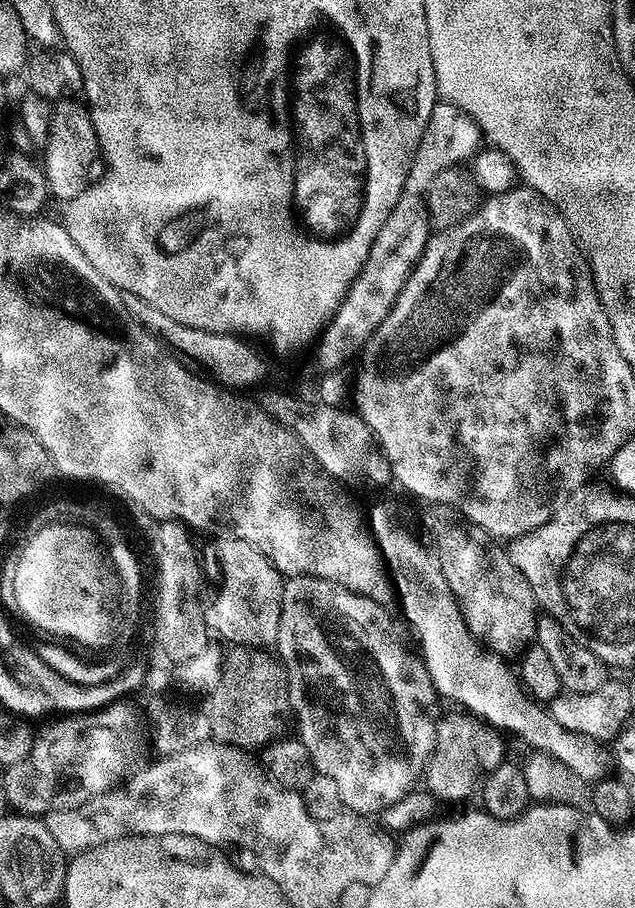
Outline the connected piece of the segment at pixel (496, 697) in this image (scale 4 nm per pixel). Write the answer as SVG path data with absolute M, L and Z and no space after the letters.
M374 505L366 520L437 697L441 701L453 700L456 703L453 705L501 734L517 736L528 750L558 758L558 762L570 766L578 778L595 782L607 777L610 756L605 745L594 738L562 730L562 726L554 722L551 711L524 691L517 673L508 669L509 661L489 652L472 637L435 555L396 521L395 514L386 505Z

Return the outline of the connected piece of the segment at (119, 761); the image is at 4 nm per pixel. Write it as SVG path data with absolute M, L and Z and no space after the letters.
M117 702L105 708L99 708L97 712L64 714L48 723L52 722L53 724L45 726L41 736L39 733L33 739L30 754L26 754L22 762L10 766L3 773L4 796L8 799L8 808L17 813L44 818L49 812L82 806L82 802L116 787L129 775L133 767L131 764L136 756L136 743L140 740L142 720L141 717L140 720L136 717L135 710L128 705L128 702Z

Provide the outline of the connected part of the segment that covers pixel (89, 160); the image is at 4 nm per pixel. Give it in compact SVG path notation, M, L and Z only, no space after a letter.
M61 98L53 103L50 134L48 141L42 145L42 167L48 179L48 191L61 202L70 201L84 192L93 179L92 167L95 166L96 159L99 161L102 156L98 134L94 130L92 113L88 111L87 103L79 99L68 99Z

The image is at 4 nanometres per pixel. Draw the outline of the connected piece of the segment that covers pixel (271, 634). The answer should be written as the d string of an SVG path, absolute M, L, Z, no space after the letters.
M231 534L225 537L225 540L220 540L216 544L216 560L220 563L222 584L218 597L213 600L212 605L204 608L204 620L215 635L217 632L225 640L225 645L271 649L278 638L278 622L282 618L282 590L285 577L281 576L279 570L272 565L272 561L266 558L266 554L258 550L258 546L250 546L250 542Z

